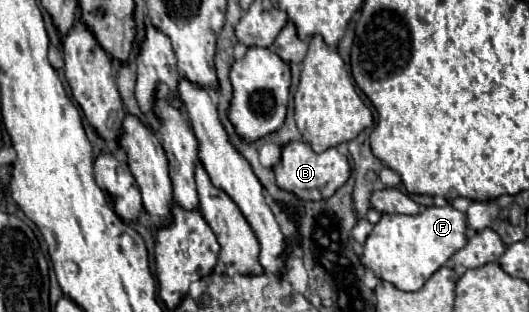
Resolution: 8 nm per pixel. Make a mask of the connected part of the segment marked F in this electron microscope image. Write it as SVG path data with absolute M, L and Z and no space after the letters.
M450 203L444 207L424 207L416 215L384 213L364 243L362 265L372 269L378 279L390 281L402 291L418 291L466 241L466 213L460 213Z

